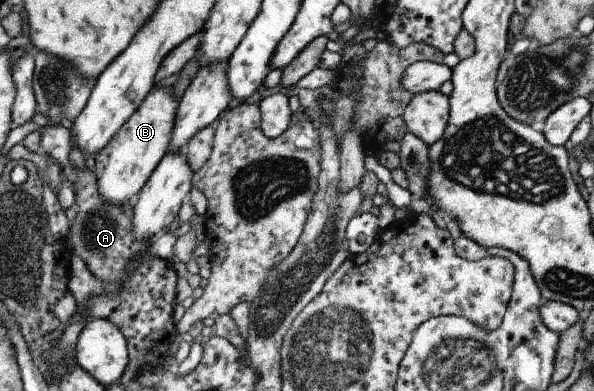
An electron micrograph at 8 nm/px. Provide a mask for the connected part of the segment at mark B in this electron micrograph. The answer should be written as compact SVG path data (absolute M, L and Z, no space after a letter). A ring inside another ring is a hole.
M154 85L108 143L92 155L97 191L106 204L118 206L127 202L135 203L138 191L168 149L178 101L171 86Z

